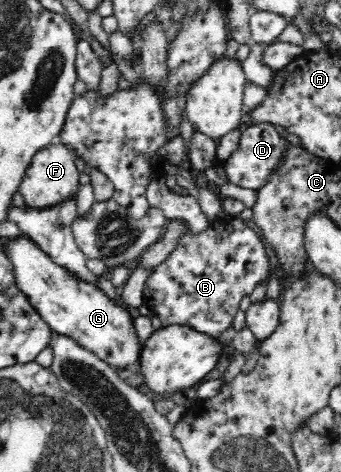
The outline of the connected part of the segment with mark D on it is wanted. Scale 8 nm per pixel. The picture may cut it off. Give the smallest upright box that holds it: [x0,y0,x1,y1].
[222,124,291,190]

